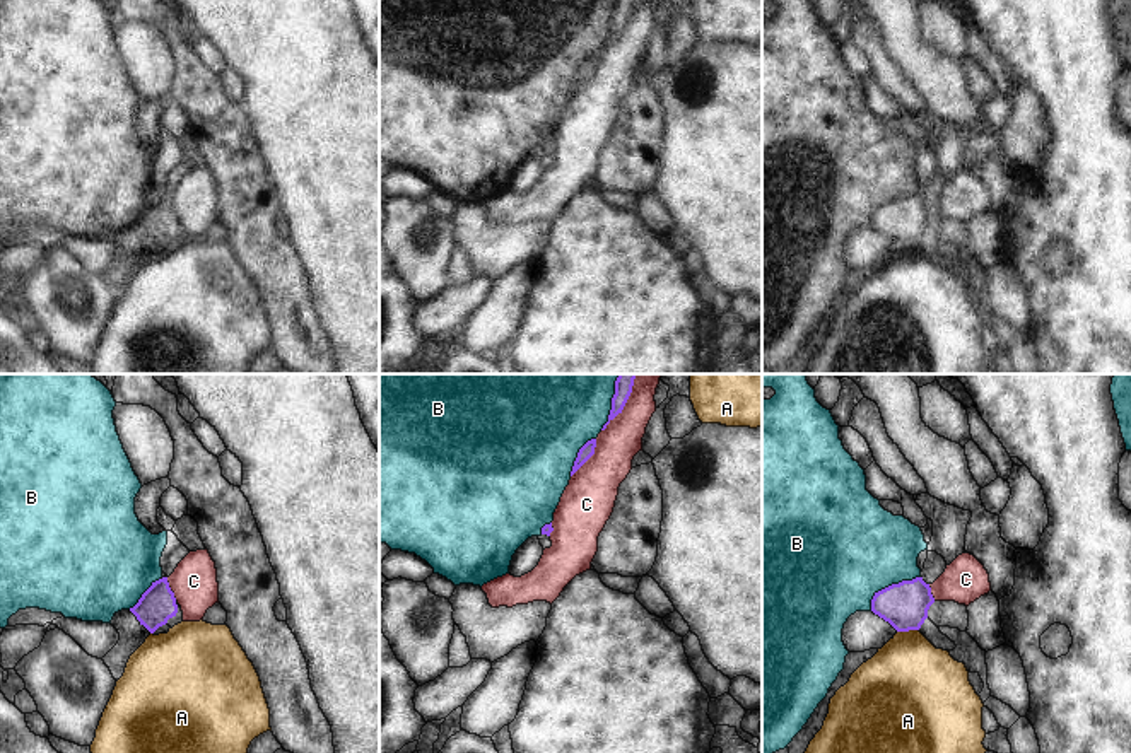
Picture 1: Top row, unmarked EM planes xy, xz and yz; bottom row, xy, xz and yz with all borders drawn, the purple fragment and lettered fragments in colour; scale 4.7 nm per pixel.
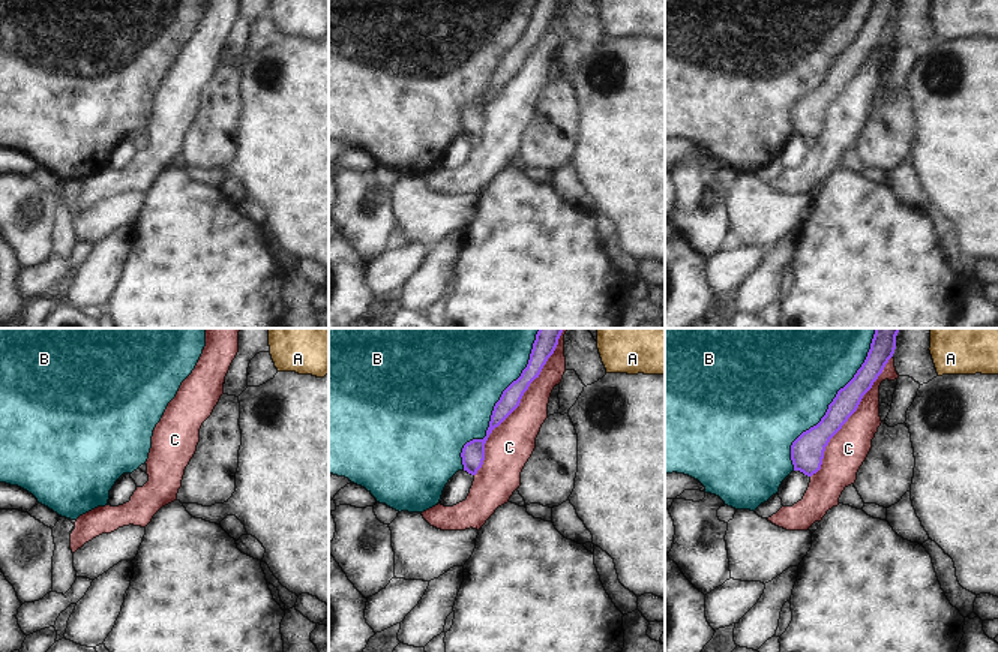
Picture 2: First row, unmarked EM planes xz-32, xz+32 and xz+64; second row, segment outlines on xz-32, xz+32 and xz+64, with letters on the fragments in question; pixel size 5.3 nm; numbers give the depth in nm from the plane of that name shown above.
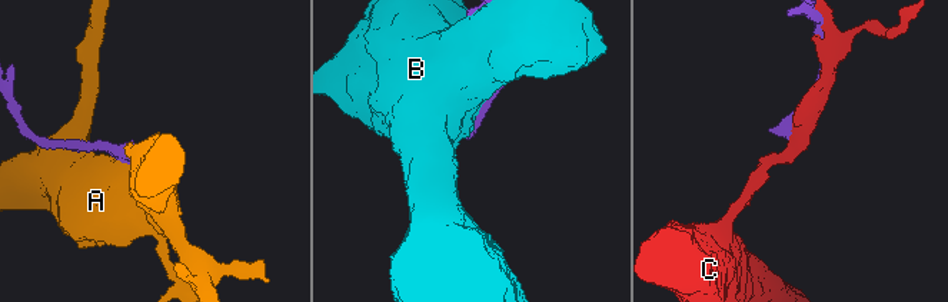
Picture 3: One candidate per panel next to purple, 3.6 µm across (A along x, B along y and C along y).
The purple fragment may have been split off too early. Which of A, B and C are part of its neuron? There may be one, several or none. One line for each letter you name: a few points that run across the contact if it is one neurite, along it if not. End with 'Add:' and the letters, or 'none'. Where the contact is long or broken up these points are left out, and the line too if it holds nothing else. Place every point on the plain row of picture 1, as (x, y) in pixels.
Add: none.

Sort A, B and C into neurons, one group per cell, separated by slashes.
A / B / C

